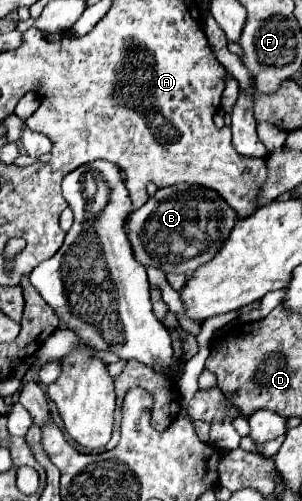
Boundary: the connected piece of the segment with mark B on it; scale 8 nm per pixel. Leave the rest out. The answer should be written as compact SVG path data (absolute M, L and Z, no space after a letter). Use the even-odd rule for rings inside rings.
M169 186L159 188L141 208L133 210L125 222L127 238L131 242L135 260L147 266L159 266L165 274L183 272L191 274L199 266L211 262L215 254L223 248L223 242L231 234L237 222L235 210L215 194L215 190L207 190L205 186ZM207 220L207 226L205 226ZM187 244L195 244L199 250L197 254L189 254L179 250Z

